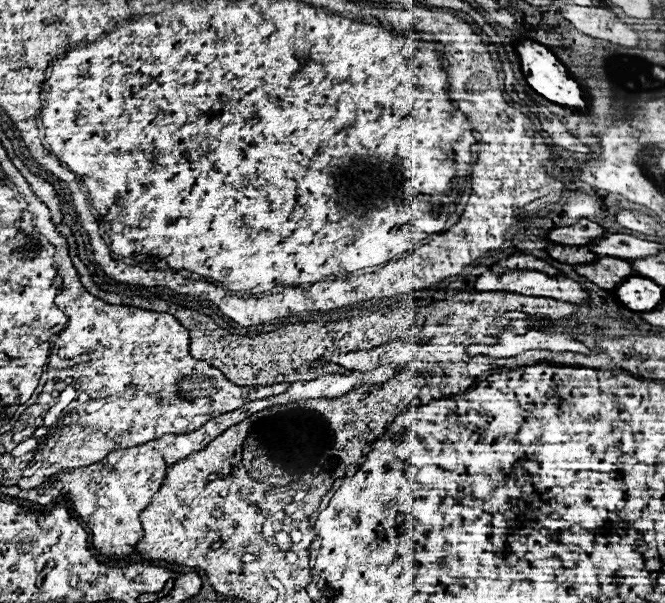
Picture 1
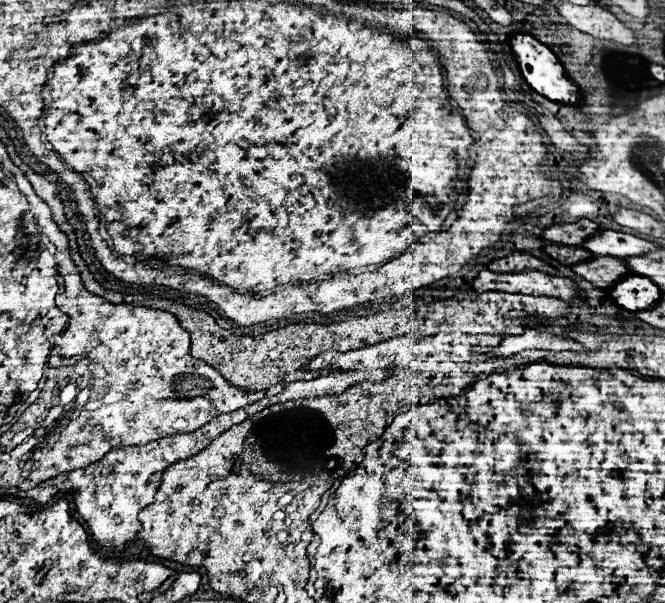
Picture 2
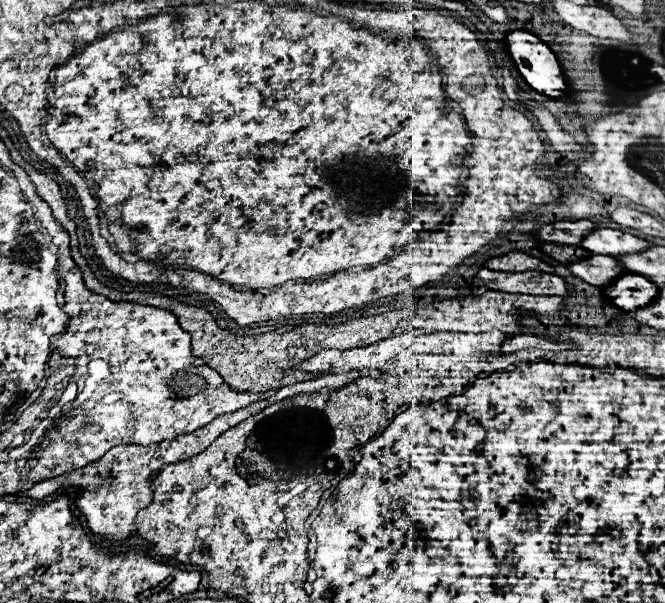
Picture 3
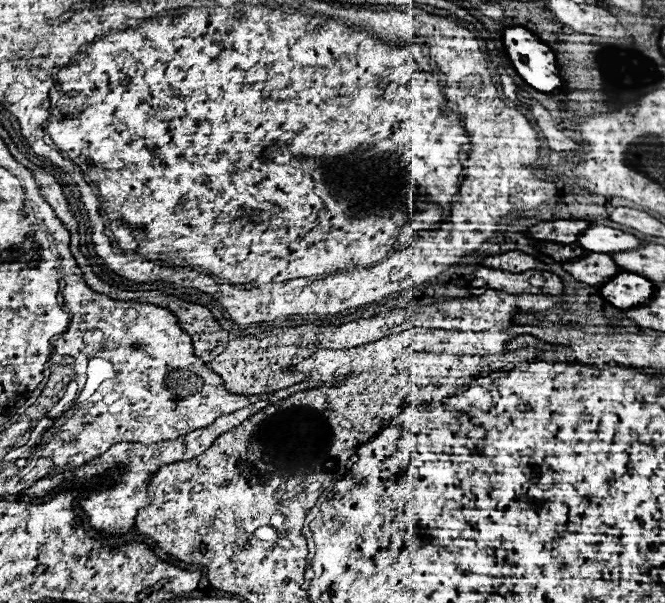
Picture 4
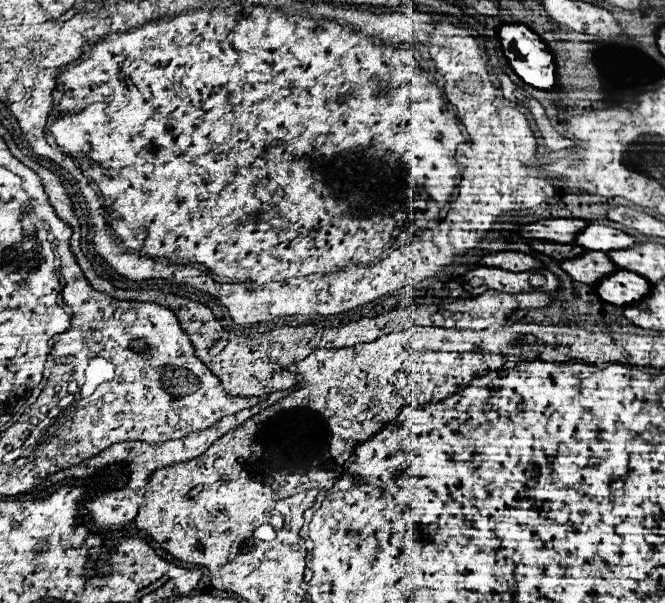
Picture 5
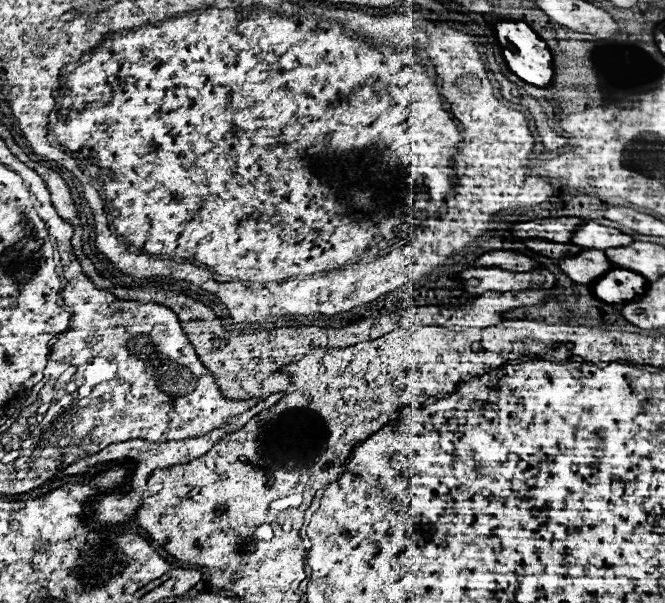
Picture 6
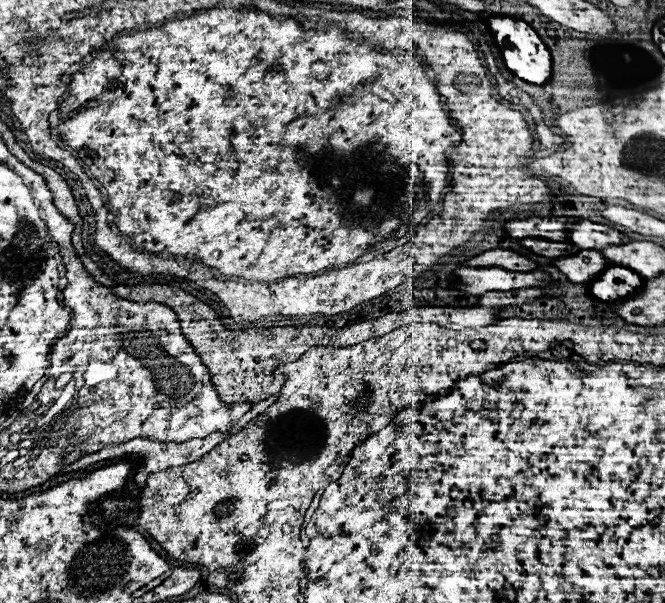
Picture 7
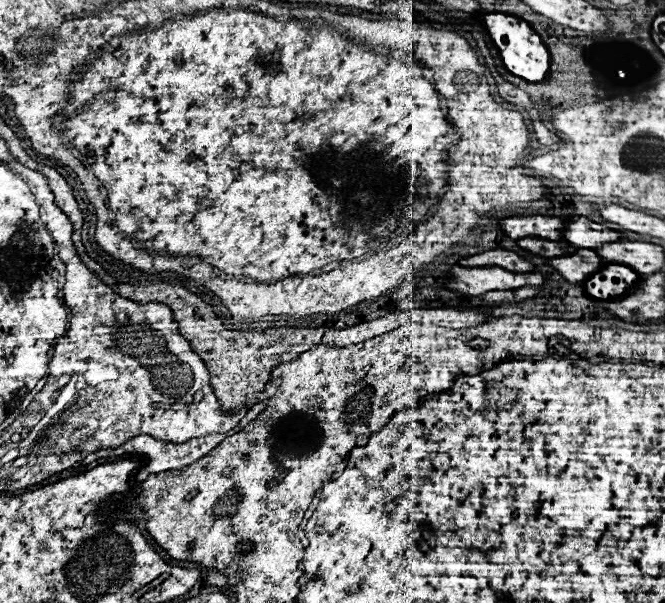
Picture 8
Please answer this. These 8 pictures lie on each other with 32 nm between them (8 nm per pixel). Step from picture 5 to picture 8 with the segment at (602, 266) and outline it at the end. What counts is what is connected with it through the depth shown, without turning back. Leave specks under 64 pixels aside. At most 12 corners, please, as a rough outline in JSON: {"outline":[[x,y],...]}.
{"outline":[[598,252],[552,258],[568,282],[578,284],[604,266]]}

